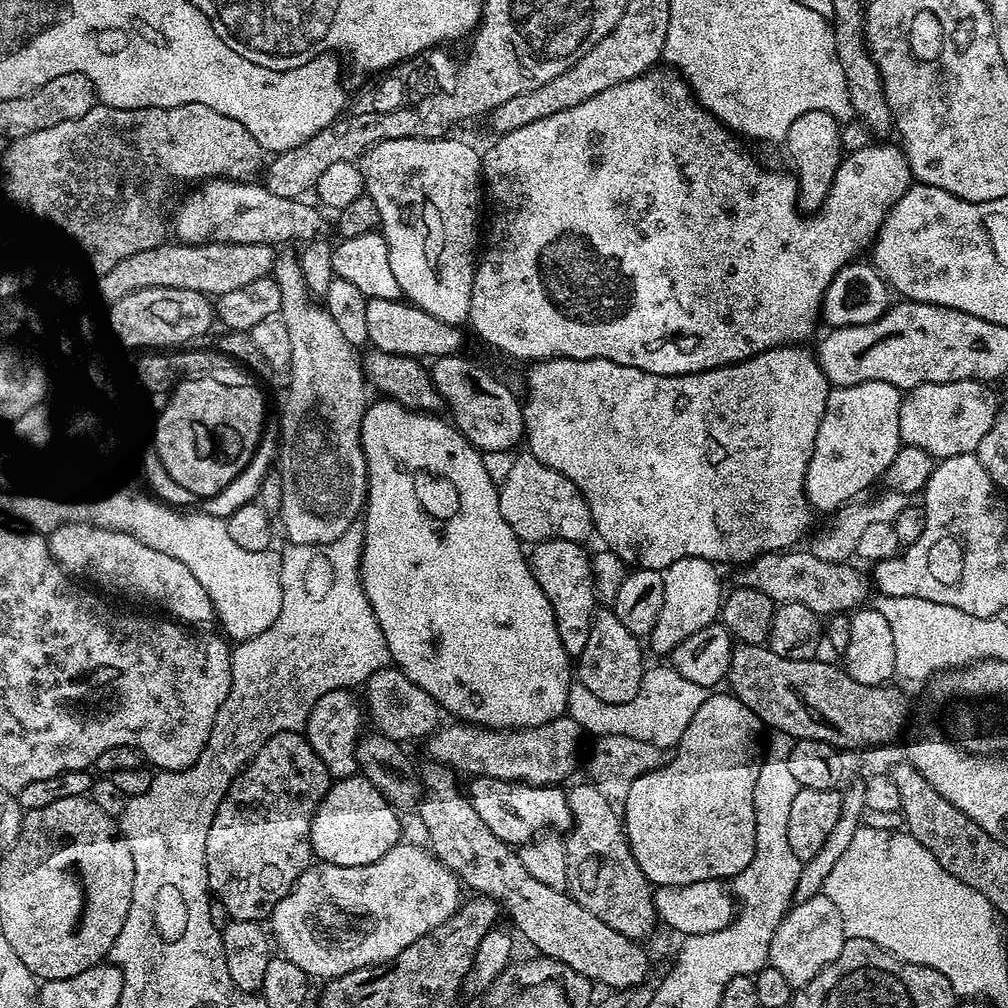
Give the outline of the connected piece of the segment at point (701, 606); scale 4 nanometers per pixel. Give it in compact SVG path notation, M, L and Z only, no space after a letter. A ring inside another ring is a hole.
M682 558L669 568L663 569L664 593L662 597L662 614L658 614L658 622L650 637L652 648L658 655L667 657L690 634L702 630L706 626L717 623L722 591L720 592L720 576L717 565L711 560L702 558Z

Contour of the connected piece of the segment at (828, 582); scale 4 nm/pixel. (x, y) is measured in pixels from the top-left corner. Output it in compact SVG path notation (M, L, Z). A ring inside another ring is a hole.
M785 550L783 552L768 552L765 556L759 556L757 560L743 565L739 569L739 587L753 588L762 594L766 594L766 598L770 598L773 605L776 606L781 604L801 604L802 606L806 606L806 610L814 610L816 615L821 618L851 613L853 610L859 609L867 601L864 599L868 596L868 588L870 592L870 580L865 573L863 576L858 569L851 568L851 563L823 560L822 558L818 558L810 550L800 551Z

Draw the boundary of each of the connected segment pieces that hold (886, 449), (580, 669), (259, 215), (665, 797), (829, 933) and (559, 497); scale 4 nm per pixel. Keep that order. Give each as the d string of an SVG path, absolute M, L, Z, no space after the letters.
M862 382L829 391L804 483L813 510L835 513L863 497L863 492L883 477L902 447L898 426L901 399L901 389L890 386L890 382Z
M597 611L592 617L590 638L586 642L586 647L574 660L575 679L597 698L602 698L602 702L611 704L630 702L630 698L638 694L646 671L644 652L640 649L640 644L641 637L630 634L630 630L626 630L626 626L618 622L615 612Z
M214 178L208 181L205 181L199 188L198 195L192 195L178 210L178 214L174 216L174 232L183 243L188 244L205 244L212 243L214 241L222 241L224 243L233 244L234 242L246 242L246 243L262 243L268 244L271 246L279 246L278 244L284 244L287 240L300 240L299 242L311 242L317 238L323 237L325 234L320 231L320 219L325 216L325 213L322 211L319 216L316 216L316 213L321 209L317 207L315 203L308 202L305 208L300 208L300 205L304 202L303 199L297 198L291 200L290 198L280 198L278 194L274 194L269 190L263 183L252 184L256 182L251 182L248 180L239 180L236 178Z
M719 692L708 695L688 718L686 730L670 759L639 777L626 797L622 815L624 833L642 874L656 888L690 886L690 882L703 880L724 882L746 869L754 858L754 782L758 782L762 759L762 725L737 696Z
M823 894L810 898L808 901L793 903L785 913L780 925L774 930L773 941L770 942L768 963L778 970L790 982L793 990L806 986L819 972L838 954L842 954L845 942L842 914L838 914L838 906L830 902Z
M531 454L523 455L516 456L516 461L514 462L514 467L510 469L510 474L506 474L506 478L499 481L498 484L502 518L506 518L510 530L514 530L514 534L521 542L528 542L528 540L532 540L531 542L569 540L579 544L587 541L587 536L591 537L594 532L592 515L582 498L582 494L574 486L574 482L570 482L562 474L558 474L558 470L550 470L550 466L538 462L536 456Z

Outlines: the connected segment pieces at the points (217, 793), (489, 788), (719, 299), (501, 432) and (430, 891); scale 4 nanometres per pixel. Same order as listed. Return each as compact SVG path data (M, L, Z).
M353 526L350 530L346 530L346 534L342 534L342 538L338 538L329 544L288 544L285 549L280 552L280 561L282 562L282 614L278 614L278 619L274 622L274 626L270 626L270 630L262 630L262 634L237 643L232 648L232 689L226 698L226 702L222 702L222 706L218 710L218 718L210 730L210 738L206 742L198 762L194 762L194 766L190 766L181 772L157 771L152 777L150 790L146 790L146 794L141 796L131 797L123 816L119 817L118 820L120 831L128 837L130 854L134 858L134 862L138 862L138 870L140 872L150 872L158 880L172 882L174 886L178 886L184 892L184 896L186 896L186 900L190 904L190 910L212 908L212 906L204 906L204 903L210 899L208 871L206 870L206 834L214 822L214 814L218 810L218 806L224 801L224 796L230 790L230 786L234 783L236 777L252 761L252 755L266 741L274 738L274 734L279 732L300 732L307 725L310 714L314 710L318 698L322 698L322 694L326 694L330 690L338 690L339 688L359 689L368 683L368 679L375 672L389 667L390 664L386 638L382 634L382 626L378 626L378 618L374 618L374 610L366 598L366 590L362 586L362 578L360 577L360 555L364 549L363 531L359 527Z
M477 776L469 781L469 784L466 784L468 800L474 806L474 811L478 813L478 818L482 818L482 822L486 822L486 826L490 826L490 831L498 838L502 838L502 842L521 846L549 830L560 830L556 828L568 830L573 825L568 794L563 787L547 784L522 784L514 780L495 780L485 776Z
M649 70L642 76L635 76L632 80L622 82L618 86L610 86L610 90L602 90L602 94L594 94L594 98L586 98L586 102L578 102L578 106L570 106L570 110L558 110L558 114L550 114L550 118L540 118L538 122L530 122L530 126L522 126L519 130L512 130L495 137L496 141L492 144L492 149L482 156L482 180L486 185L486 196L492 199L492 233L488 236L488 249L479 257L472 274L472 293L470 294L470 310L468 311L467 323L472 324L472 328L488 344L493 344L500 352L505 352L508 356L513 356L516 360L537 360L574 359L574 360L593 360L594 358L606 358L610 362L618 362L622 366L634 366L638 370L646 370L650 374L659 376L695 376L697 372L709 372L715 368L727 368L729 364L737 364L743 360L748 360L752 356L757 356L763 352L768 352L772 348L782 348L785 346L796 346L811 334L822 320L822 309L824 306L824 295L830 286L830 282L838 274L840 268L853 263L860 251L867 249L880 235L880 228L884 225L884 220L888 217L888 211L906 194L906 190L912 187L912 171L908 165L908 160L904 156L903 147L896 148L892 142L871 142L862 150L854 150L847 153L841 159L838 170L834 174L834 180L829 187L826 198L819 209L808 214L808 217L800 216L801 209L798 207L798 184L791 175L783 176L780 172L771 172L768 168L756 164L756 160L748 152L740 149L741 141L737 139L731 131L727 132L725 125L717 120L708 109L701 106L688 87L687 80L680 75L679 71Z
M460 354L451 356L435 357L430 364L430 375L434 386L438 390L443 407L452 411L450 415L451 423L455 424L459 432L468 439L468 441L479 448L481 453L485 452L512 452L515 444L521 443L524 436L524 410L521 401L516 401L516 396L499 380L496 376L491 376L480 364L475 364L472 360L467 360Z
M401 842L395 844L390 850L386 850L386 854L382 854L382 858L378 858L378 862L370 862L366 866L334 866L323 862L313 862L298 878L298 882L288 891L286 898L282 902L278 902L272 911L270 932L278 945L279 951L287 960L294 962L294 966L302 966L302 970L310 978L321 976L321 981L327 982L333 980L335 976L350 974L354 970L365 968L371 964L386 962L398 954L402 954L402 950L406 950L406 946L410 946L410 942L418 942L418 938L422 938L422 934L442 926L442 922L446 922L452 917L462 903L462 895L460 896L462 885L460 879L435 854L429 851L427 847L424 848L419 848L416 844Z

